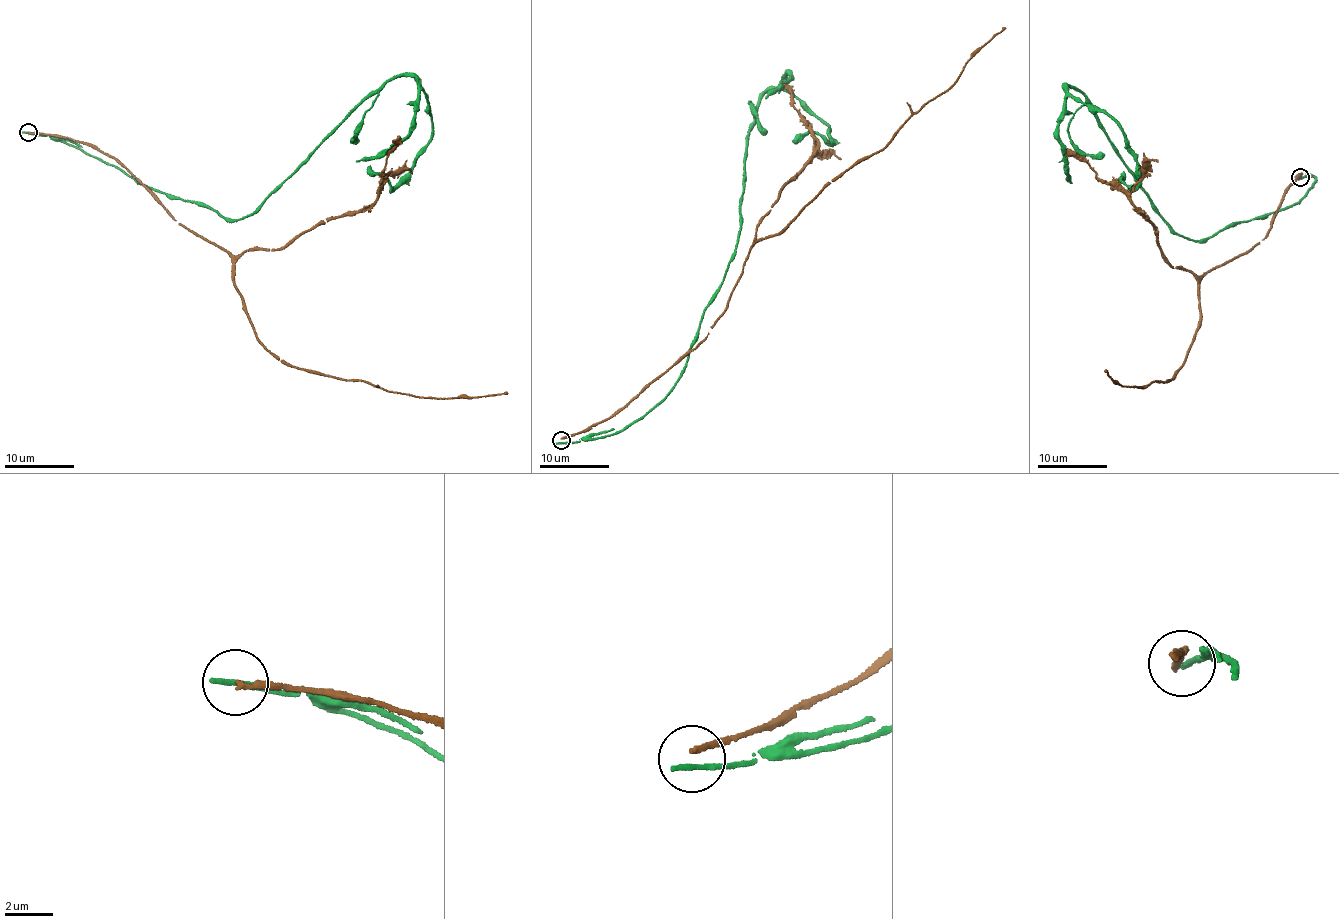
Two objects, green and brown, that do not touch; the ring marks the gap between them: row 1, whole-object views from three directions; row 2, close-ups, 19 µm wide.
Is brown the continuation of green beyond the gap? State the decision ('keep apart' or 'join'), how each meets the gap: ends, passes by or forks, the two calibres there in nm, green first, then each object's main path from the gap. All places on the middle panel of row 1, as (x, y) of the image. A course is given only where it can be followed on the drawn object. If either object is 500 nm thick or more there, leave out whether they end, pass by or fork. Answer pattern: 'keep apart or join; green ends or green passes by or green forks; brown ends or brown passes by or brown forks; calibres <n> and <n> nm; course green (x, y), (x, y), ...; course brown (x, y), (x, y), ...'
keep apart; green ends; brown ends; calibres 280 and 240 nm; course green (562, 442), (617, 433), (685, 366), (736, 248), (746, 136), (769, 91), (833, 138), (791, 142); course brown (562, 438), (611, 416), (693, 350), (722, 315), (753, 245), (787, 228), (832, 181), (874, 155), (1005, 27)

